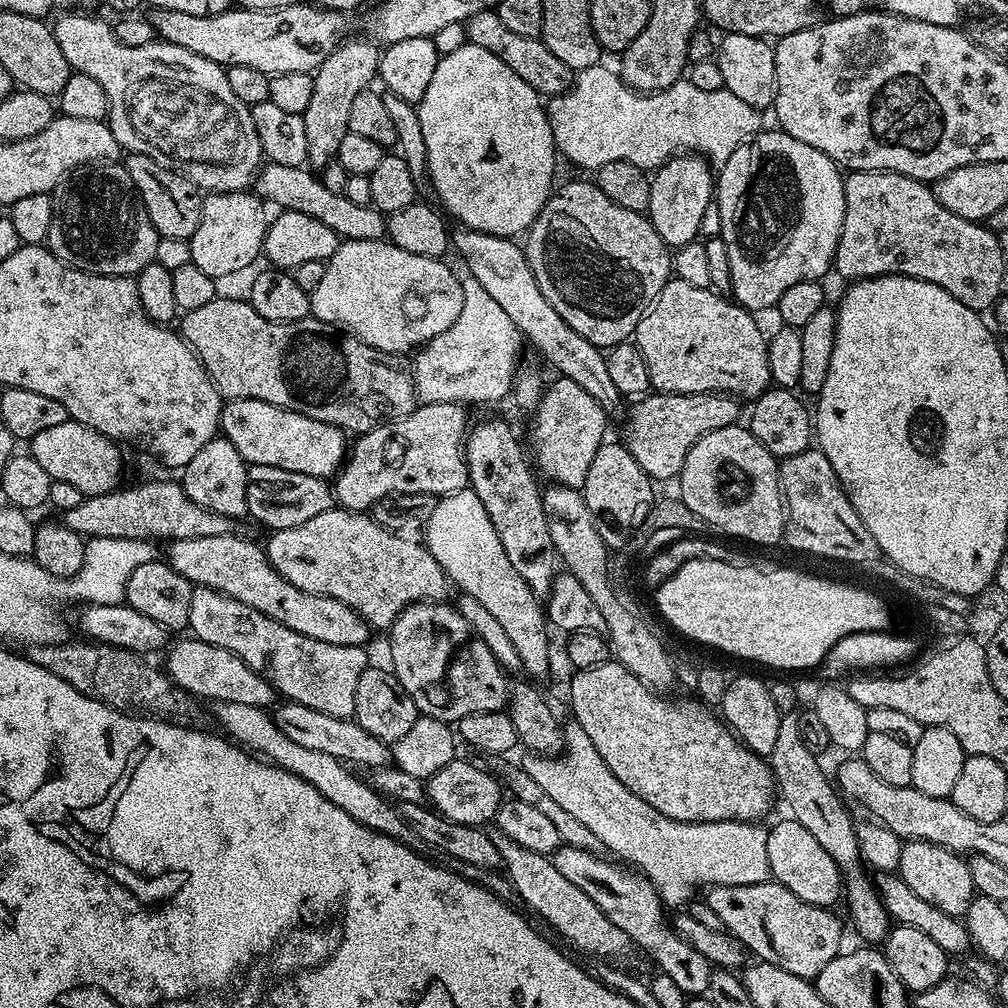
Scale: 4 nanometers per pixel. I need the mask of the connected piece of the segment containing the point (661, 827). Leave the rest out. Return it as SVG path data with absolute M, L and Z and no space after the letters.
M575 722L565 723L564 743L559 754L538 756L525 755L522 766L554 802L562 805L578 822L588 827L598 837L600 844L613 857L619 858L625 865L635 871L644 873L647 880L659 884L661 891L666 893L666 904L669 909L676 910L679 904L691 894L695 888L707 890L714 884L762 884L769 879L770 862L766 858L767 831L759 823L747 820L719 820L718 822L676 822L674 818L666 818L650 802L642 802L638 794L634 794L602 762L602 754L594 750L594 742L590 742L590 734L582 730Z

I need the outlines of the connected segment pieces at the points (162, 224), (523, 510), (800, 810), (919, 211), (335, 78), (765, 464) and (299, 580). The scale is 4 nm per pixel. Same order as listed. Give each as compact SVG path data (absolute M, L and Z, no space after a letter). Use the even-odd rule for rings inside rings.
M129 152L123 157L122 163L134 182L136 192L144 203L146 214L157 234L165 241L191 240L202 218L204 196L201 189L194 182L190 182L190 178L162 166L162 162L154 162L154 158L146 158L146 154Z
M484 420L473 428L471 425L464 442L464 461L472 492L486 506L486 514L490 514L494 530L498 530L498 542L502 542L510 566L522 574L522 582L530 586L535 596L547 598L558 574L558 557L550 538L550 526L546 526L542 488L536 485L537 473L534 468L532 473L519 438L504 420Z
M783 713L774 750L768 757L779 795L786 798L791 817L814 835L840 867L845 880L844 898L848 900L850 918L857 932L865 939L863 941L868 944L883 943L892 928L891 916L879 898L873 879L866 876L868 872L860 856L855 819L852 820L843 804L843 797L831 777L826 776L819 760L817 753L812 752L802 739L799 713Z
M848 172L844 176L844 193L846 194L846 214L842 222L842 234L838 238L838 250L834 261L835 275L840 275L844 282L856 282L869 276L909 276L918 278L925 284L942 286L942 290L946 290L946 294L954 294L954 298L958 302L962 302L962 306L970 306L970 310L975 312L984 314L987 313L987 308L988 311L995 309L997 300L1005 291L1004 248L1000 245L1001 237L997 233L991 232L983 223L967 220L958 214L950 214L950 210L946 210L946 206L942 206L942 202L938 202L935 191L925 181L915 180L897 172Z
M348 38L341 42L317 66L312 77L314 95L310 97L310 106L306 106L303 117L306 126L308 164L316 170L323 170L333 161L336 152L342 146L342 138L346 138L348 133L350 102L354 102L354 98L358 98L358 94L371 85L368 84L371 80L377 79L380 71L381 49L371 39L352 39Z
M739 423L726 426L722 430L710 430L710 434L706 434L702 438L698 438L698 442L694 442L694 446L690 446L690 454L686 454L686 462L682 466L678 477L678 485L680 484L679 499L683 500L686 506L690 506L690 510L694 510L694 514L698 514L698 518L702 518L705 525L721 528L728 536L737 536L740 540L749 540L752 544L776 544L784 540L784 526L786 523L786 509L784 506L784 497L780 491L780 465L777 457L770 454L770 450L766 450L766 446L762 446L762 442L758 442L758 438L754 438L754 434L748 431L747 427L741 426Z
M334 506L326 510L326 514L318 514L318 518L310 518L310 522L302 522L302 526L277 528L266 543L268 560L298 590L306 590L310 594L322 594L330 598L338 598L350 610L354 610L373 629L391 629L392 623L402 614L406 606L416 604L420 600L443 601L450 589L448 575L438 566L434 554L423 543L415 544L407 540L407 535L386 528L379 519L363 512L349 512L346 508Z

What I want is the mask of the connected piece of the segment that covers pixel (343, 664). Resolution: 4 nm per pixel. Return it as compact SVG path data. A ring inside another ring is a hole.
M193 587L190 598L190 618L188 628L195 639L210 642L210 646L222 646L222 650L230 650L250 666L285 701L302 706L310 706L310 710L322 710L322 714L330 714L334 718L355 717L354 693L358 690L358 678L370 667L368 648L364 646L334 646L330 642L318 642L314 638L306 638L306 634L298 634L298 630L290 630L290 626L282 626L274 618L266 618L254 606L246 606L246 602L238 602L218 590Z

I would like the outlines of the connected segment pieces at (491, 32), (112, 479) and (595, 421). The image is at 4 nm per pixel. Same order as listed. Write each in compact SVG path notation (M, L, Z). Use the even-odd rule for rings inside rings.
M495 10L479 12L470 17L464 24L464 34L467 43L482 46L482 50L490 50L495 56L502 58L502 62L506 62L506 66L510 66L510 70L514 70L514 74L518 74L518 78L522 78L522 82L539 92L541 97L557 96L567 92L572 86L574 70L566 66L566 62L554 58L554 54L550 54L543 40L535 36L513 34L502 23L502 18L498 18Z
M71 418L62 422L62 426L42 430L42 434L30 442L30 455L38 460L50 479L78 486L85 497L115 492L121 487L120 475L124 472L124 460L120 457L120 451L122 448L117 441Z
M560 376L552 385L549 383L531 417L532 436L540 440L539 471L544 471L549 476L549 481L567 488L583 489L586 470L590 470L594 454L598 454L600 445L605 443L607 419L609 420L609 417L604 408L598 406L598 402L594 402L594 398L590 398L590 394L586 394L586 390L578 386L578 382L570 382L570 378Z

